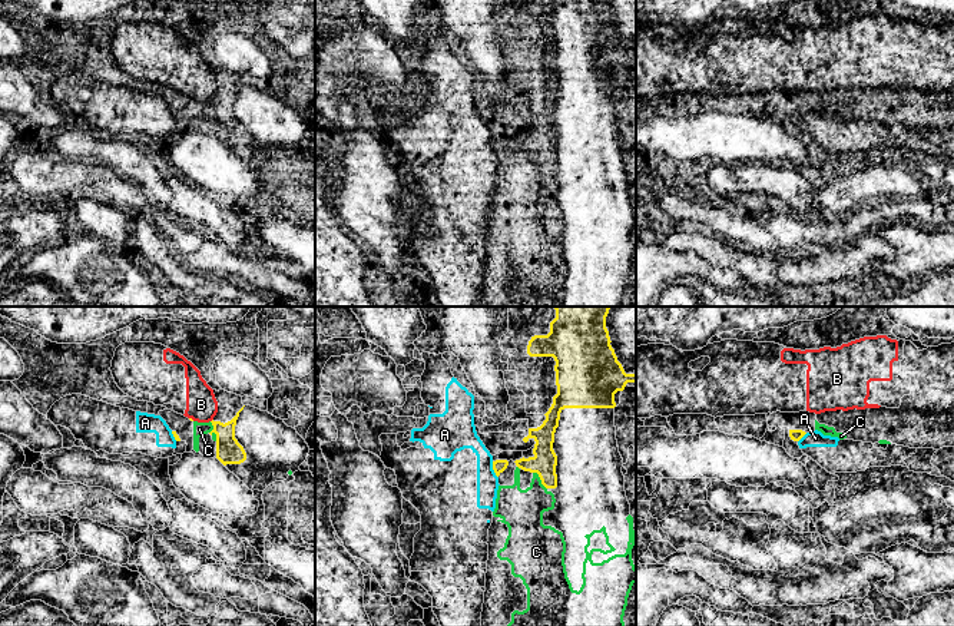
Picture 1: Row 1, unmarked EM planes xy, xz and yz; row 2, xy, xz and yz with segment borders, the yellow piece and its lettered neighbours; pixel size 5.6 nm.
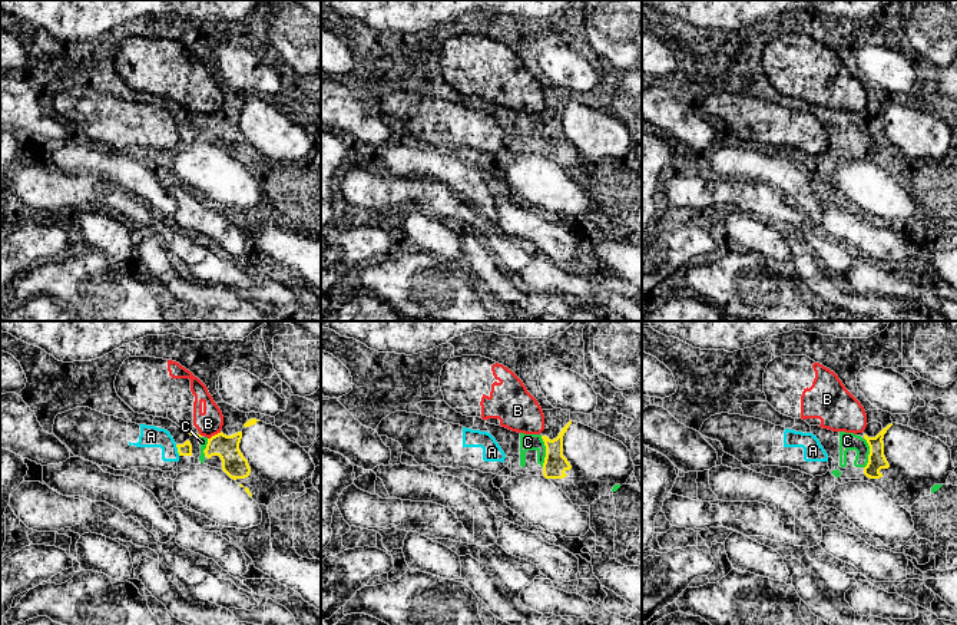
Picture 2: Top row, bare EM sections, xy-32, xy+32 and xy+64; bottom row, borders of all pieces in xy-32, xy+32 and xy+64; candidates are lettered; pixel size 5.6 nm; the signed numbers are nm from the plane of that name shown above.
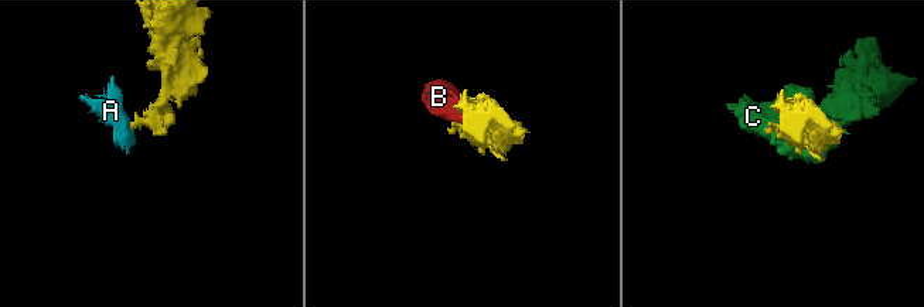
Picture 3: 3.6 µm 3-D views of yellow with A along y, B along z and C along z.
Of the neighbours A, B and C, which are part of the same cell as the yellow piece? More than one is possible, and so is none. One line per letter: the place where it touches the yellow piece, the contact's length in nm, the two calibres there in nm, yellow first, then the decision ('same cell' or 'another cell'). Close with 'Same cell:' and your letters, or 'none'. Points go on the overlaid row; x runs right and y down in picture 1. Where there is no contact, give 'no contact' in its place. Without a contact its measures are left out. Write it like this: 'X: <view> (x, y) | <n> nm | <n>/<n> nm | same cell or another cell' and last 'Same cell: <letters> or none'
A: xz (493, 469) | 100 nm | 80/140 nm | another cell
B: xy (191, 419) | 40 nm | 20/180 nm | another cell
C: xy (212, 431) | 120 nm | 140/80 nm | same cell
Same cell: C

